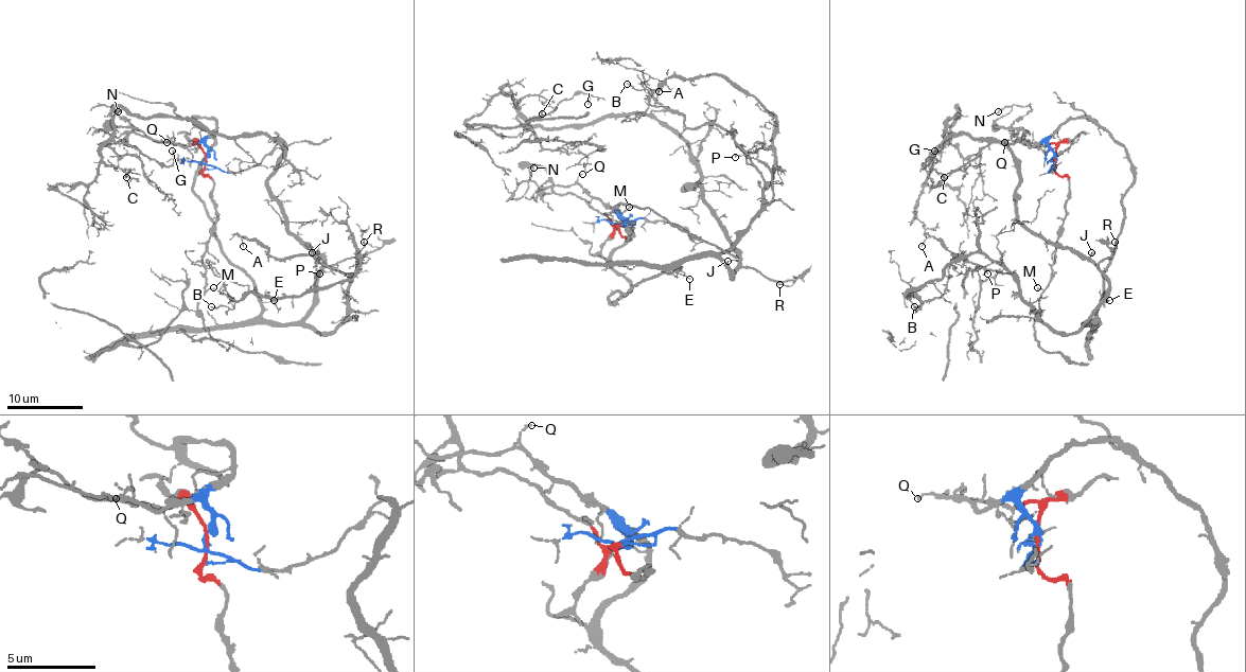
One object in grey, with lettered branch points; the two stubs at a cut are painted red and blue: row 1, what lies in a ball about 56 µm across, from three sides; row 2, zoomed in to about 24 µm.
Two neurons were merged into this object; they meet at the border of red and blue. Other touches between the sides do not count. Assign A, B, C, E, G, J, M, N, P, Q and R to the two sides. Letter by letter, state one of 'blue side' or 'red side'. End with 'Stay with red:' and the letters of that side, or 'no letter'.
A: blue side
B: blue side
C: blue side
E: blue side
G: blue side
J: blue side
M: red side
N: red side
P: blue side
Q: blue side
R: blue side
Stay with red: M, N

